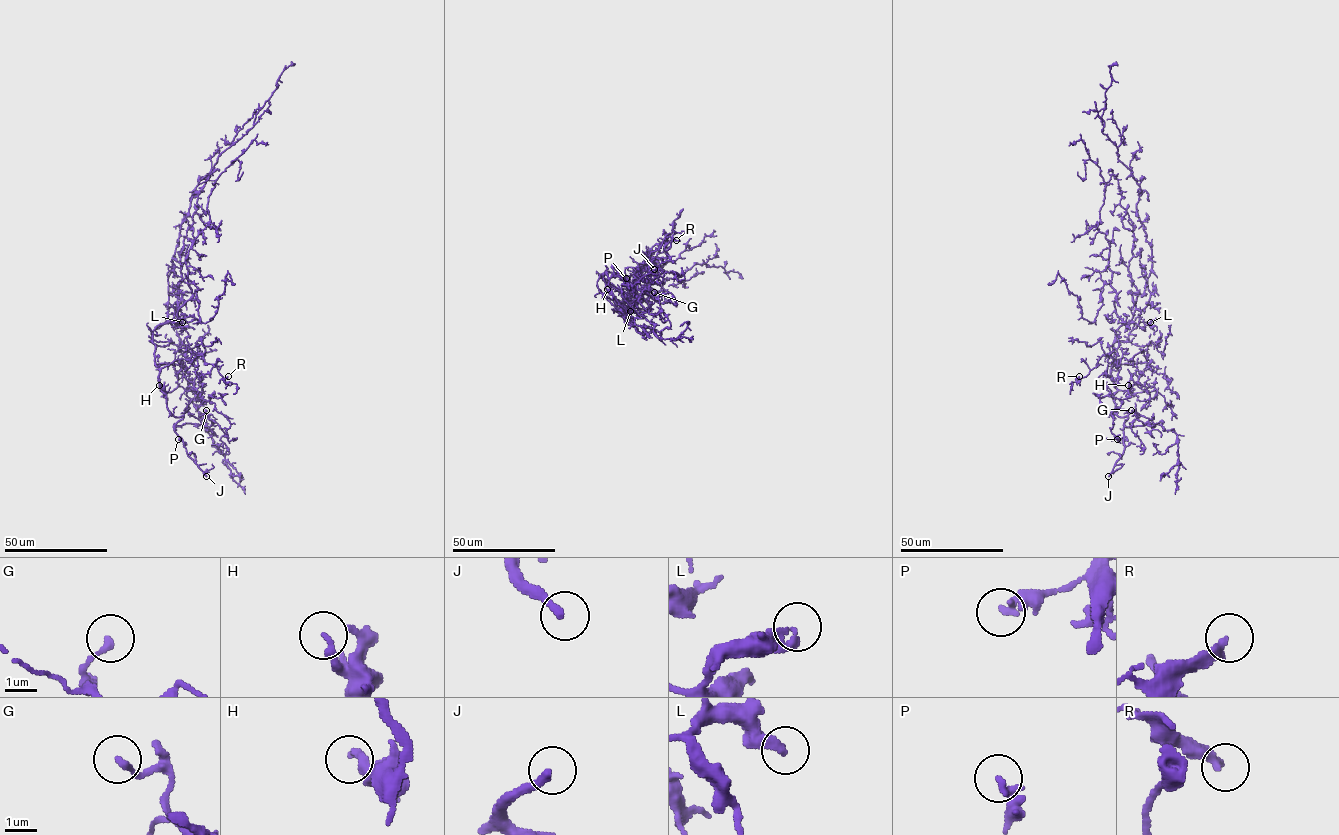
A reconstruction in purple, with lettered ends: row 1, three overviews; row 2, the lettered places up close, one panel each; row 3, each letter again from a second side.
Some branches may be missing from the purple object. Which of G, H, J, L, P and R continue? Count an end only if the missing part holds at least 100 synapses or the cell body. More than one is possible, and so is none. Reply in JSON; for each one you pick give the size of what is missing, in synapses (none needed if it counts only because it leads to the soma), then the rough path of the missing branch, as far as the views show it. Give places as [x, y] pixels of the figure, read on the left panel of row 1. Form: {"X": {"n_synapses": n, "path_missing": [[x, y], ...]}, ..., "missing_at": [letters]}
{"J": {"path_missing": [[206, 476], [226, 501], [226, 508], [187, 501], [182, 496]]}, "missing_at": ["J"]}

